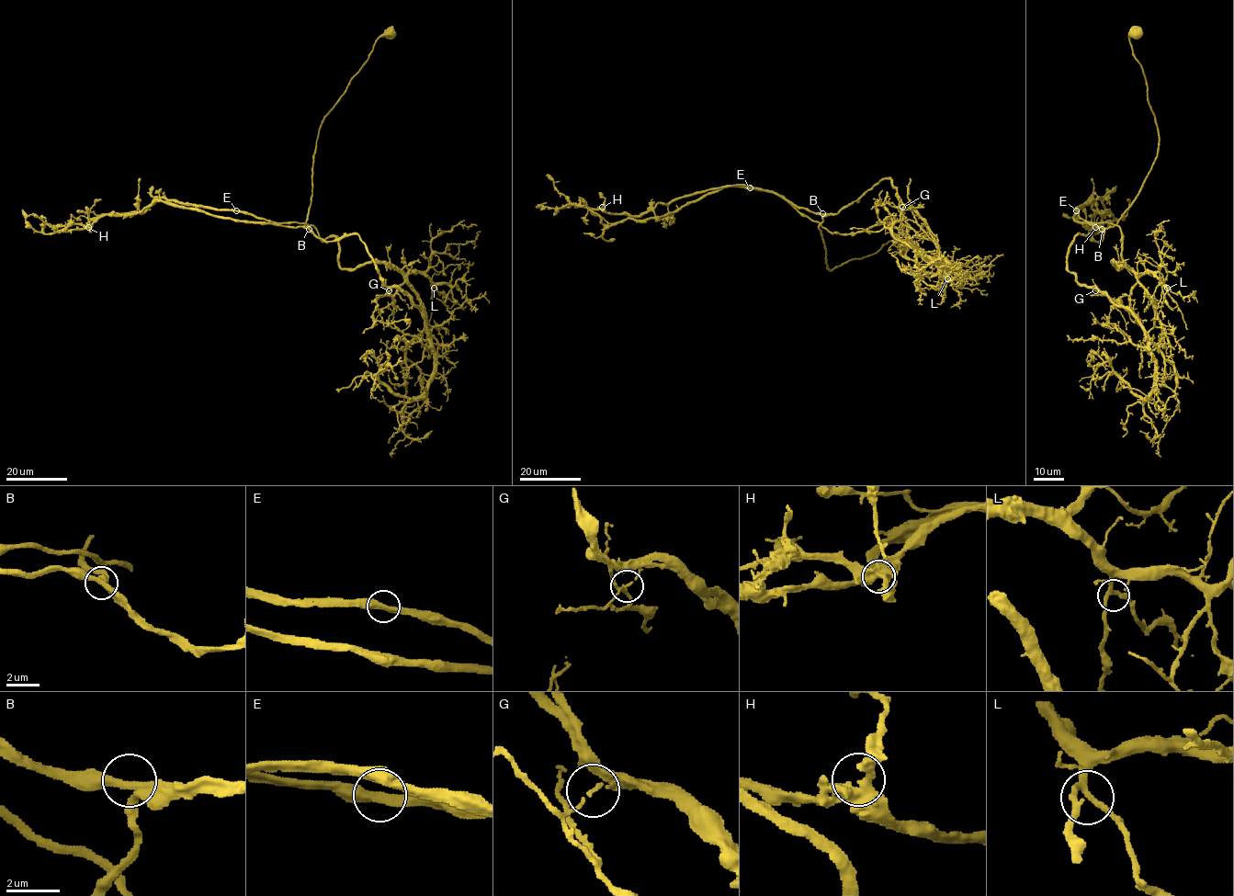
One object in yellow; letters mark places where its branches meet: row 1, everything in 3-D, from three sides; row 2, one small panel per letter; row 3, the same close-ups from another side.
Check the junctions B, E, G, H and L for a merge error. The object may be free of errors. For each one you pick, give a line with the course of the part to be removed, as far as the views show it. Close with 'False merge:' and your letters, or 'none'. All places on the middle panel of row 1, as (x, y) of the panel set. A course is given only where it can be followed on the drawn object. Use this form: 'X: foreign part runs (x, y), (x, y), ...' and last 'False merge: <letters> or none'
G: foreign part runs (903, 207), (918, 248), (890, 224), (830, 232), (774, 192), (736, 186), (612, 224), (582, 206), (536, 207)
False merge: G

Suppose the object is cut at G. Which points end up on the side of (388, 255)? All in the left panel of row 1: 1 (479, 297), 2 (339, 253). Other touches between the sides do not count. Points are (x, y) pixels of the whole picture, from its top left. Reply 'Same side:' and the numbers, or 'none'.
Same side: 2

